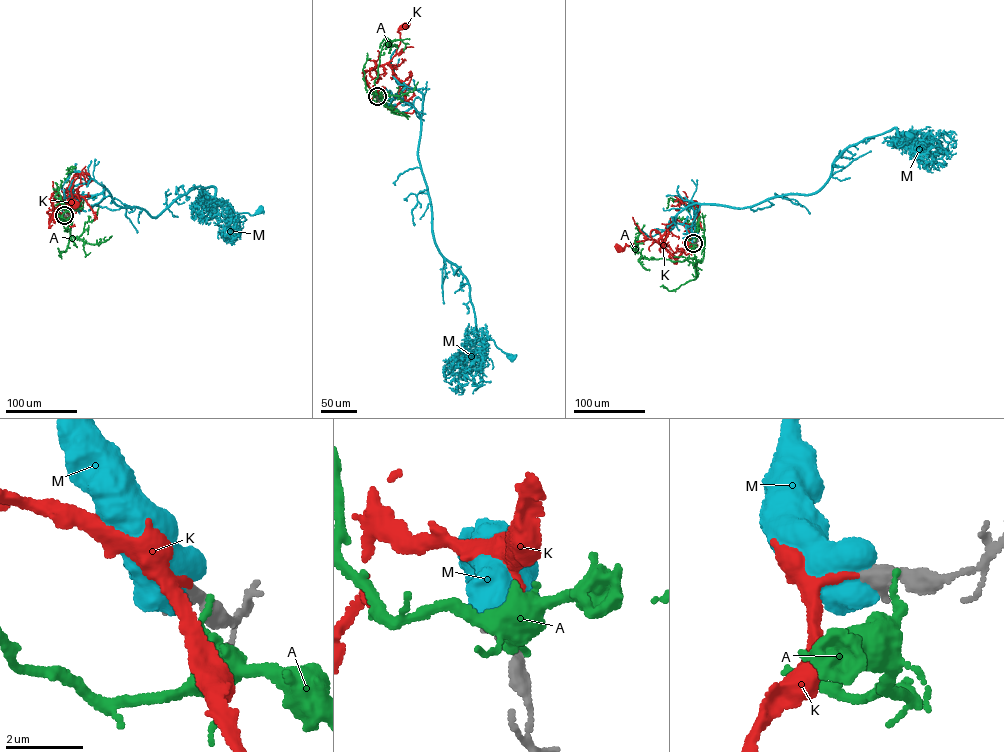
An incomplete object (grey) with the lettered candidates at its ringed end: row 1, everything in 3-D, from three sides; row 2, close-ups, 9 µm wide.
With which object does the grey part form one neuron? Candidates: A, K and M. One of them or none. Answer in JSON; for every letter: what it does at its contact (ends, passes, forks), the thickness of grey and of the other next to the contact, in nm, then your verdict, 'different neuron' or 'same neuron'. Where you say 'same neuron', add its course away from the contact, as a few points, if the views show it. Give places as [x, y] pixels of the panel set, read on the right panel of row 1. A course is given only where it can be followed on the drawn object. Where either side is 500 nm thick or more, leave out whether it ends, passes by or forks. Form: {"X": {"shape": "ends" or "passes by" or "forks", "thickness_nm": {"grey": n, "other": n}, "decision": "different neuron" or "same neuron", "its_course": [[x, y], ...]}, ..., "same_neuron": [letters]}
{"A": {"thickness_nm": {"grey": 600, "other": 150}, "decision": "different neuron"}, "K": {"shape": "ends", "thickness_nm": {"grey": 480, "other": 180}, "decision": "same neuron", "its_course": [[693, 243], [687, 243], [675, 258], [653, 240], [626, 244], [622, 249], [617, 248]]}, "M": {"thickness_nm": {"grey": 480, "other": 850}, "decision": "different neuron"}, "same_neuron": ["K"]}

